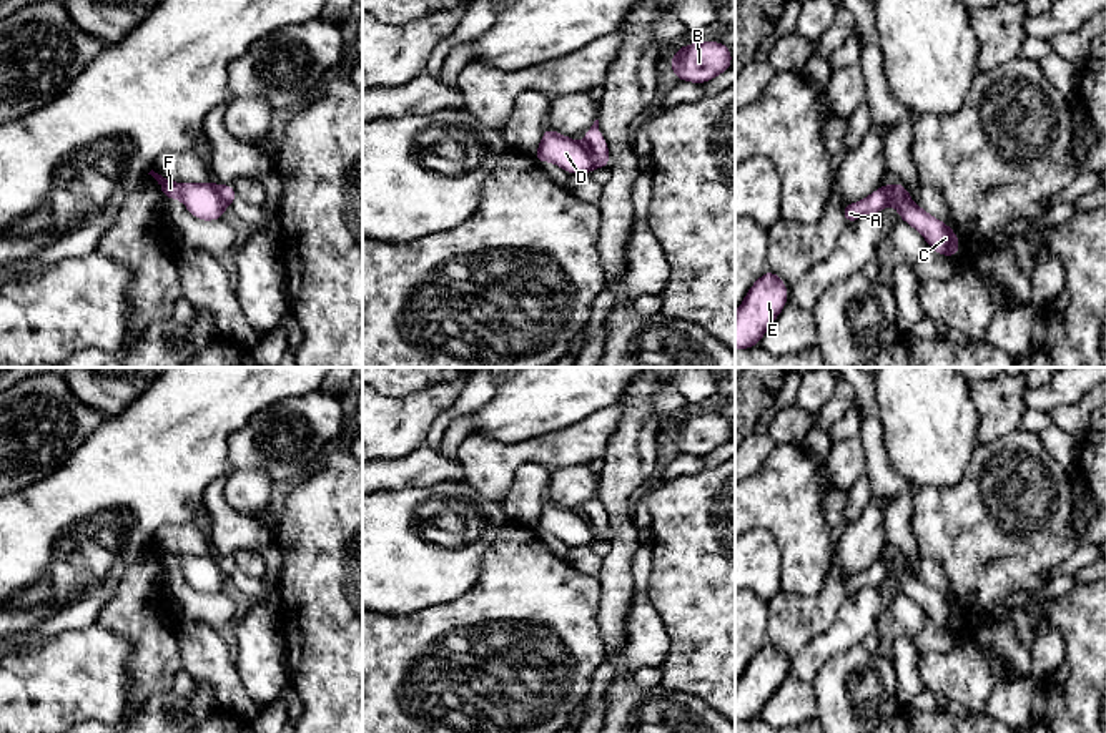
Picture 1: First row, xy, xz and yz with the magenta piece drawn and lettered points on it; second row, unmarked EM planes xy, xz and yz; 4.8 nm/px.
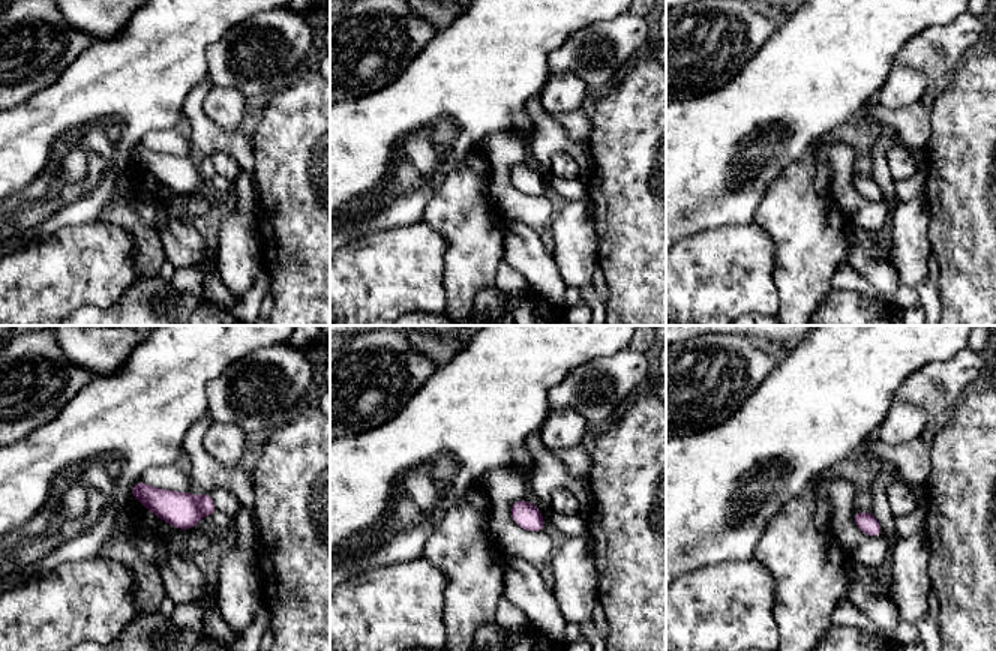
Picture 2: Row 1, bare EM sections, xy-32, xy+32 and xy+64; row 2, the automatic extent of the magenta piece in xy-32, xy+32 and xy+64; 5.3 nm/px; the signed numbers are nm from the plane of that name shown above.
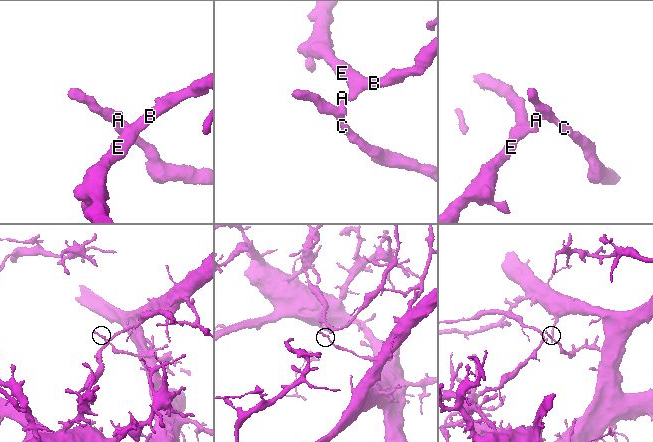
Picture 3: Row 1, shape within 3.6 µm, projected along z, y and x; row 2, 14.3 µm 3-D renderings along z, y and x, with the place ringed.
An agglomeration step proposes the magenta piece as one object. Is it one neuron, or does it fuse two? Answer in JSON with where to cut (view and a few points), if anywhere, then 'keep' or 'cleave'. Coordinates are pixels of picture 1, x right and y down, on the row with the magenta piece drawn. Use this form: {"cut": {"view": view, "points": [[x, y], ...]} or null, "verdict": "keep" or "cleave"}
{"cut": {"view": "xy", "points": [[215, 186], [225, 205]]}, "verdict": "cleave"}

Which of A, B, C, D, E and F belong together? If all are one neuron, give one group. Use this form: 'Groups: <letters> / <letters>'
Groups: A B E / C D F

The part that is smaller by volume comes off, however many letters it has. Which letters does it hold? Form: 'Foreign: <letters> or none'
Foreign: A, B, E

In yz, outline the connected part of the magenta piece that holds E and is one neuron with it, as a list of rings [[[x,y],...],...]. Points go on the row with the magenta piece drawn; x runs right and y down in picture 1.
[[[767,269],[735,311],[735,349],[760,344],[762,336],[787,306],[788,289],[780,276]]]

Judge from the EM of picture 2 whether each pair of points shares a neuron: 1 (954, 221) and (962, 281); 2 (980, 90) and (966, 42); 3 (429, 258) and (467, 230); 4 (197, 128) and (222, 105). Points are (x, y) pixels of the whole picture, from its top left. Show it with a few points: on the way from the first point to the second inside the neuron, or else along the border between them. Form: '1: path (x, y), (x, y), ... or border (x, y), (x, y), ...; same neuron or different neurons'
1: path (962, 236), (962, 266); same neuron
2: border (972, 51), (947, 81); different neurons
3: border (422, 221), (446, 243), (443, 281); different neurons
4: border (210, 86), (204, 113), (218, 125), (237, 129); different neurons

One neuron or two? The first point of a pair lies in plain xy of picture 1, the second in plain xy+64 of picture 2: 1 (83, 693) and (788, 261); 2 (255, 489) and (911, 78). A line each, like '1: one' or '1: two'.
1: two
2: one

